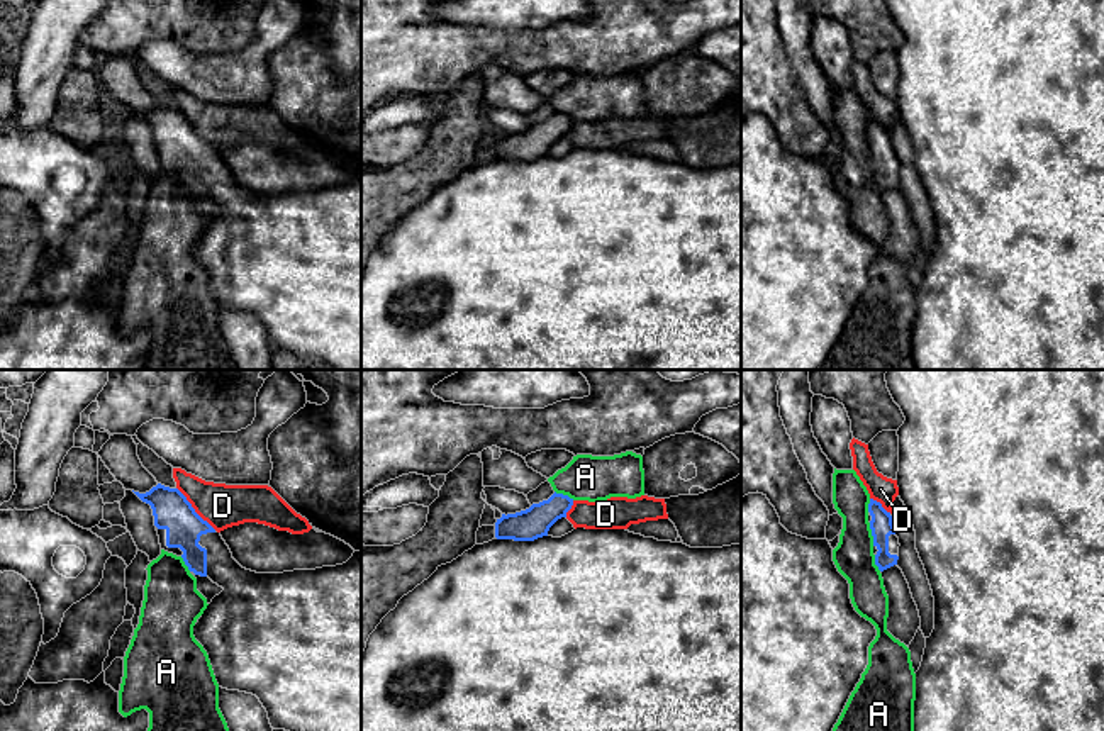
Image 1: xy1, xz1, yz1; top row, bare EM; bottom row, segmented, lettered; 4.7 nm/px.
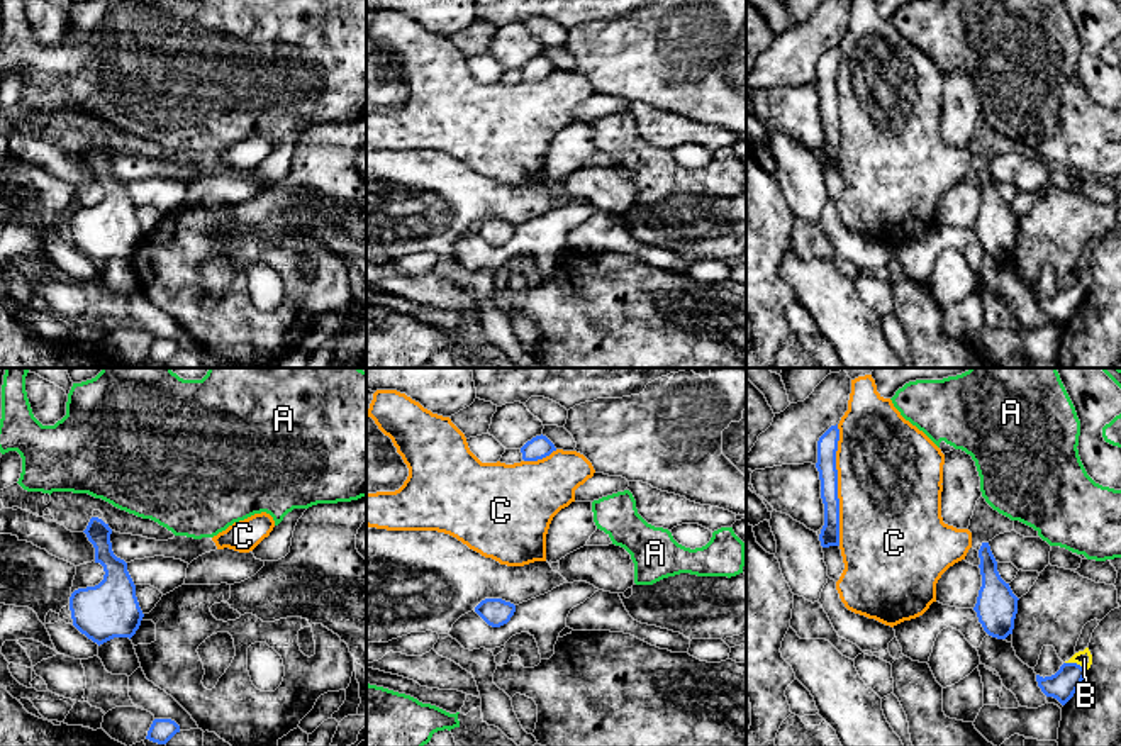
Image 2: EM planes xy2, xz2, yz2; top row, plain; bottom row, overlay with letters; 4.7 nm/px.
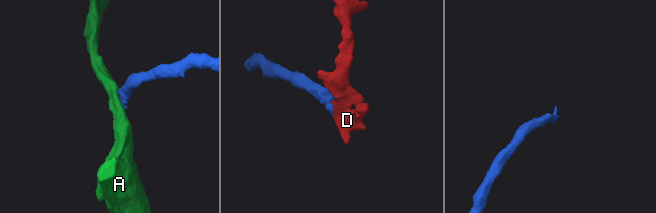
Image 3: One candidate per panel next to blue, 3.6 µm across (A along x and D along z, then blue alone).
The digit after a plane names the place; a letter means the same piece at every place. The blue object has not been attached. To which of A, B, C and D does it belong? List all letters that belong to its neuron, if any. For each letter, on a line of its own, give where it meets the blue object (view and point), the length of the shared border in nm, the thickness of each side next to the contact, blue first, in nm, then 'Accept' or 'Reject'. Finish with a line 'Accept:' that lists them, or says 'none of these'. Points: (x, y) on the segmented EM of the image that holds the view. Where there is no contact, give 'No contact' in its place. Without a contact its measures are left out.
A: Touches blue at yz1 (872, 535). Shared border 110 nm. Thickness 110 nm (blue) against 190 nm. Reject
B: Touches blue at yz2 (1076, 663). Shared border 110 nm. Thickness 140 nm (blue) against 80 nm. Reject
C: Touches blue at yz2 (836, 485). Shared border 600 nm. Thickness 100 nm (blue) against 500 nm. Reject
D: Touches blue at xy1 (194, 509). Shared border 280 nm. Thickness 180 nm (blue) against 220 nm. Reject
Accept: none of these

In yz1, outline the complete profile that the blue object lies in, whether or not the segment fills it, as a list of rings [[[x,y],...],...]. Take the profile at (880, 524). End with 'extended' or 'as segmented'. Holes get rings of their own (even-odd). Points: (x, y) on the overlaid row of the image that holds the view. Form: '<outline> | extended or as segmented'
[[[870,499],[868,522],[873,536],[875,565],[880,572],[897,565],[899,560],[899,538],[892,524],[892,516],[880,502]]] | extended

